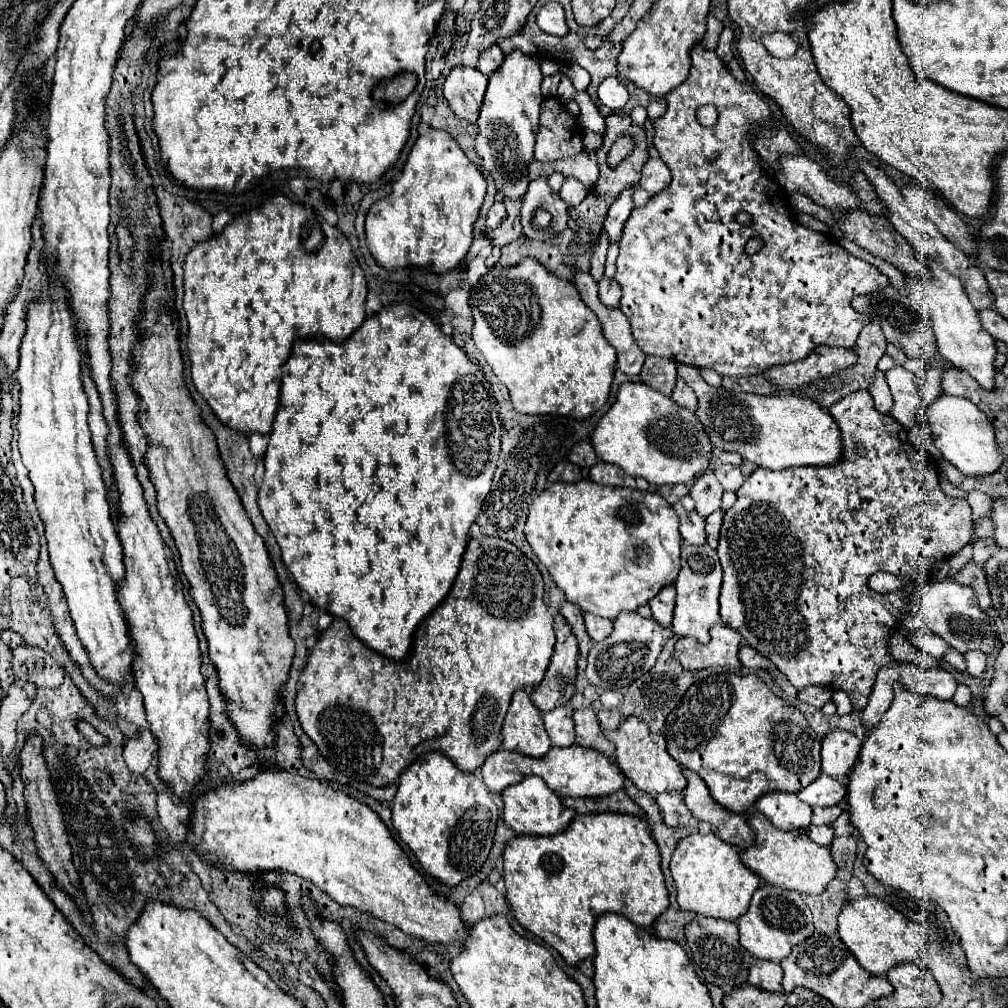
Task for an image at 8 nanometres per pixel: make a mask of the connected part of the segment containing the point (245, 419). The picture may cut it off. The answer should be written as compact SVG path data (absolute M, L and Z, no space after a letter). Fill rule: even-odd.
M276 196L270 202L266 202L264 206L254 208L254 210L244 212L238 218L234 218L218 236L212 236L210 240L198 244L184 260L184 310L186 310L186 318L188 318L188 356L190 356L190 364L192 364L192 382L194 382L196 390L202 394L202 398L210 404L216 418L224 426L230 426L242 434L254 434L254 432L270 434L272 422L274 422L274 416L278 410L280 376L282 376L280 368L288 360L294 340L320 334L320 336L326 336L328 340L344 342L364 322L364 302L366 302L368 288L366 288L362 268L358 266L358 260L354 258L354 252L352 252L346 236L338 228L334 228L330 224L322 224L320 220L322 218L318 214L314 214L310 208L290 202L286 196Z

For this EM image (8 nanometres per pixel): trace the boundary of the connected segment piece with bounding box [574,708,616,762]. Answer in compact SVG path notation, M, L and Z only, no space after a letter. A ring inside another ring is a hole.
M590 708L576 710L574 712L574 722L576 722L576 744L584 748L594 748L608 756L612 762L616 760L614 756L614 744L602 734L602 728L598 724L596 712Z

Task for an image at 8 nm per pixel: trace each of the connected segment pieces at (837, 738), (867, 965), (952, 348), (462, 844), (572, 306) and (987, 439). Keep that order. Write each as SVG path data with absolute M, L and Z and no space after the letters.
M834 730L822 742L822 772L846 780L860 752L860 740L846 730Z
M874 896L850 900L838 916L838 932L842 942L856 956L858 964L874 976L882 976L898 964L922 960L928 944L928 940L924 938L926 936L924 924L904 918L898 910L894 910L892 906Z
M918 254L918 258L926 260L930 264L930 268L934 272L934 280L920 282L920 280L908 276L906 284L910 290L910 298L916 300L916 304L920 306L922 312L930 314L930 322L932 322L932 328L936 334L938 352L952 366L968 372L984 390L994 390L994 376L996 376L994 338L982 328L980 316L974 310L974 306L970 304L966 292L964 292L962 280L958 276L942 270L942 266L938 266L932 258L926 258L922 254Z
M442 752L422 754L404 770L390 810L400 840L408 844L424 872L444 886L456 886L482 868L500 816L480 774L462 774Z
M524 258L518 266L494 266L480 278L470 296L474 314L472 338L490 364L496 378L508 388L514 410L520 414L558 414L572 420L588 420L610 398L616 352L602 334L594 312L582 302L576 286L550 274L536 260Z
M942 394L934 400L926 414L932 426L936 448L942 452L944 460L948 460L954 468L958 468L966 476L986 476L1000 470L1004 454L996 444L992 422L986 418L986 414L982 414L982 410L978 410L978 406L974 406L966 398Z

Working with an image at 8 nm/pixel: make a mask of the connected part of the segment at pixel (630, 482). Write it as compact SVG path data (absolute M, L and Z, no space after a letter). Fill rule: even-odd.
M598 462L596 466L590 468L590 480L596 484L608 484L608 486L626 486L626 488L638 488L638 490L648 490L648 482L642 478L634 478L624 474L624 470L616 464L606 464Z

